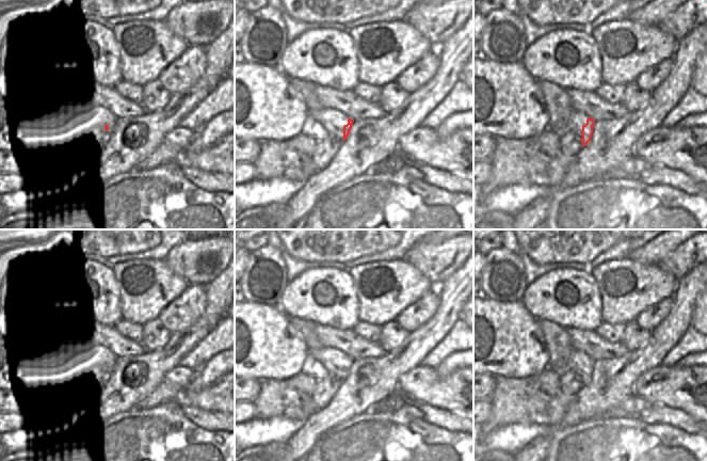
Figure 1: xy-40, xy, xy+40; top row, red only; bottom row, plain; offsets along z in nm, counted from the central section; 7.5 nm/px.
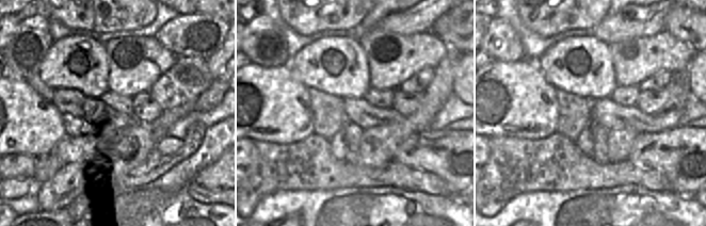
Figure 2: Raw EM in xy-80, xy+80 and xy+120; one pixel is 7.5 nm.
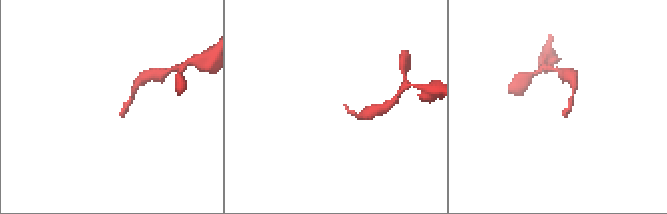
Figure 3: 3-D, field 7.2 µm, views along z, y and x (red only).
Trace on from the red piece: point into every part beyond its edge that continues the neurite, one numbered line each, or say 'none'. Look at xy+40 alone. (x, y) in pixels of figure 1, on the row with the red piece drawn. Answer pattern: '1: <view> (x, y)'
1: xy+40 (571, 144)

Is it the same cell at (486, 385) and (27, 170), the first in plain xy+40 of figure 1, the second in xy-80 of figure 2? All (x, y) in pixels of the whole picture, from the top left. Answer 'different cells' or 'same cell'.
same cell

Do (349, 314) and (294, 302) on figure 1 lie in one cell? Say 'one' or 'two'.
one

